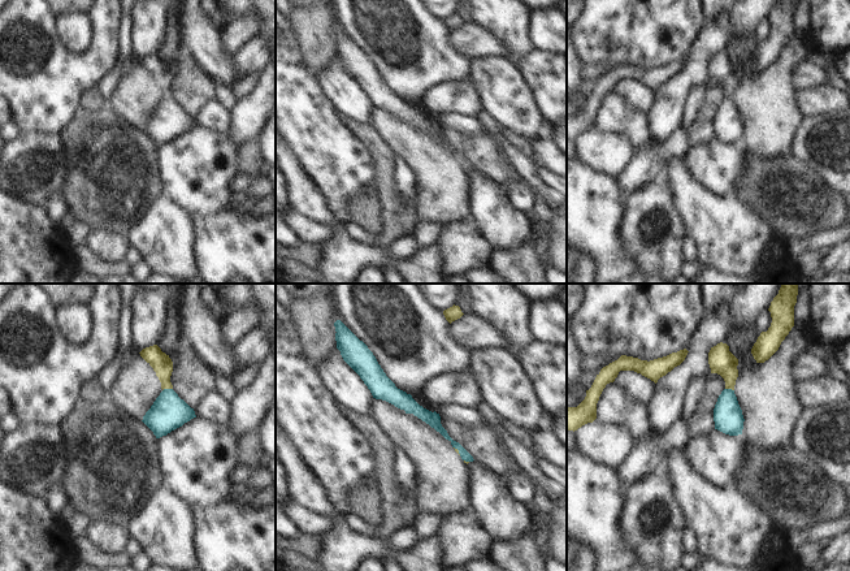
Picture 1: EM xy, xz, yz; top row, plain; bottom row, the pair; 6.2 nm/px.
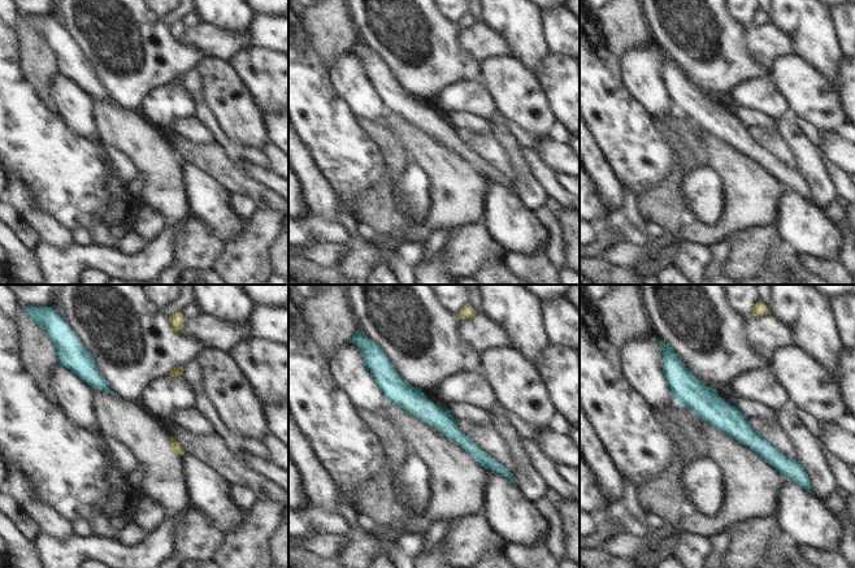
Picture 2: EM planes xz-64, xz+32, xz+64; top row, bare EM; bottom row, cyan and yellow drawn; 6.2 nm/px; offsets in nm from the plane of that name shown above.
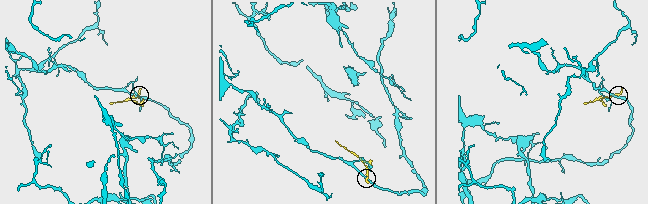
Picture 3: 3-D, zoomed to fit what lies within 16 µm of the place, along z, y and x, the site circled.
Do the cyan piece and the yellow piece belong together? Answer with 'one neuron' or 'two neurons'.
two neurons

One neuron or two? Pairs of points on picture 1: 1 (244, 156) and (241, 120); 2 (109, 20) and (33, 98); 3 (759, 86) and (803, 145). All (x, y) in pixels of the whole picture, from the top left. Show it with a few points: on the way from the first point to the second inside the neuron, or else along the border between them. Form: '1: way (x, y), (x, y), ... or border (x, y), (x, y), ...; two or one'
1: border (257, 135), (237, 147); two
2: way (102, 43), (70, 74), (56, 77); one
3: border (805, 119), (794, 134), (790, 154); two

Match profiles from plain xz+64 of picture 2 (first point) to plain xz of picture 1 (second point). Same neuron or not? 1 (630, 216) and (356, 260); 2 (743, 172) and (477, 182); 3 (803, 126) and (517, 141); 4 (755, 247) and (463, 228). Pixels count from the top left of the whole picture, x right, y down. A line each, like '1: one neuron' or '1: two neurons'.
1: one neuron
2: two neurons
3: one neuron
4: one neuron

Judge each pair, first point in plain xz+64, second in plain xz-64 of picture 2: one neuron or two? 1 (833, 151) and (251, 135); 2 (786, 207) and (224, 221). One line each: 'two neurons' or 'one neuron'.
1: two neurons
2: one neuron

